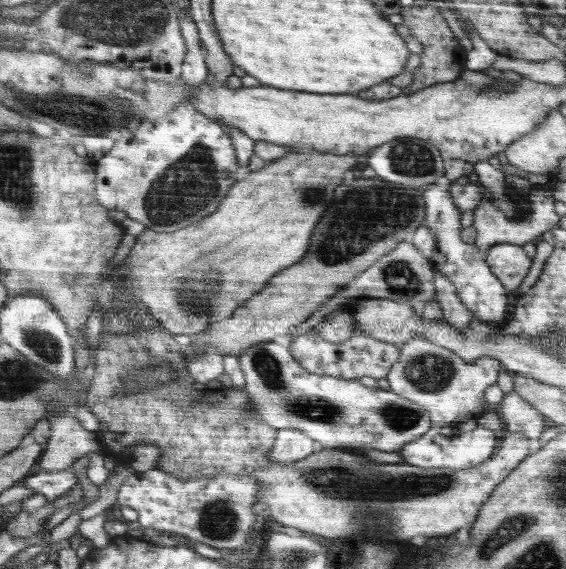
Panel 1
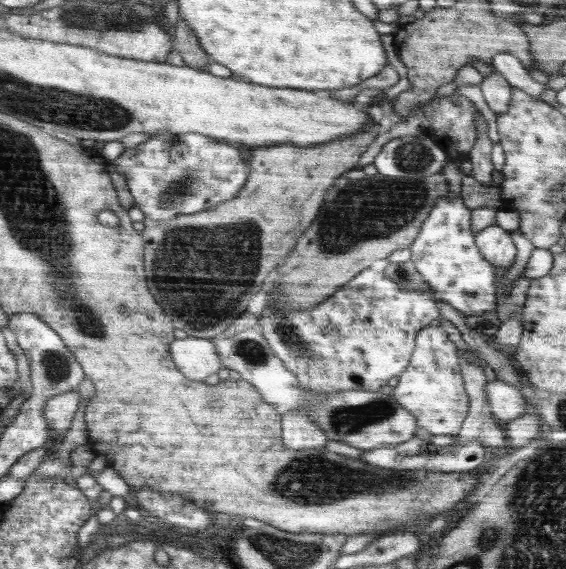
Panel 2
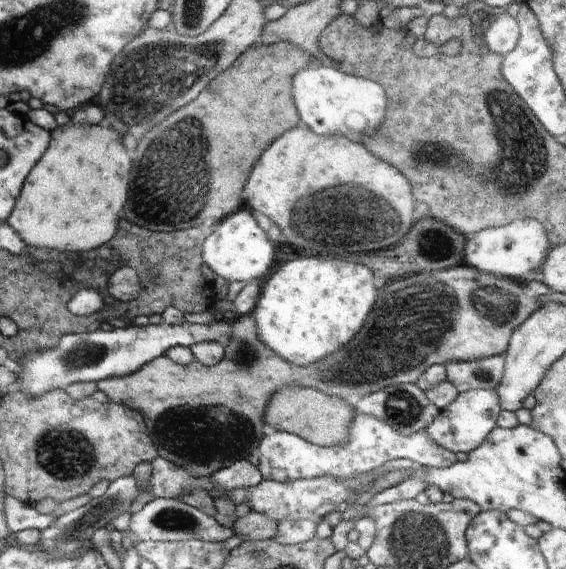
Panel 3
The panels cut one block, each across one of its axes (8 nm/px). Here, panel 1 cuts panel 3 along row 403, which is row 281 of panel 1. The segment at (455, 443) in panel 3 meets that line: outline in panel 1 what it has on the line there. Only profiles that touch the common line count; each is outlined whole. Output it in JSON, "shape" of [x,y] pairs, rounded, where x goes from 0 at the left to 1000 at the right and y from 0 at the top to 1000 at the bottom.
{"shape":[[[784,318],[756,325],[749,337],[753,355],[753,397],[770,413],[769,429],[758,436],[753,448],[758,462],[770,466],[774,480],[784,480],[806,506],[813,529],[834,550],[837,561],[848,561],[860,568],[882,568],[899,559],[903,547],[903,513],[894,511],[890,503],[873,487],[866,476],[857,448],[836,429],[816,425],[813,381],[814,374],[792,337],[790,322]]]}

